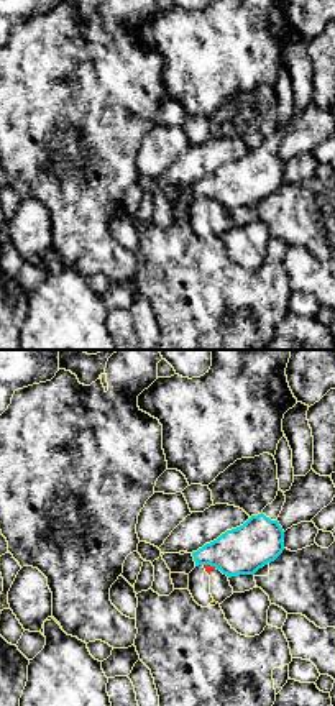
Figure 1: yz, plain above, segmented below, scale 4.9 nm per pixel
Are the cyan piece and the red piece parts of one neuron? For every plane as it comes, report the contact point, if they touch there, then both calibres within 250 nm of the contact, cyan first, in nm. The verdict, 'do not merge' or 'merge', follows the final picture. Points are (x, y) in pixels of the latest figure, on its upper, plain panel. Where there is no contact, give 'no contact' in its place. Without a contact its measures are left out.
contact (211, 197); calibres 240 and 40 nm

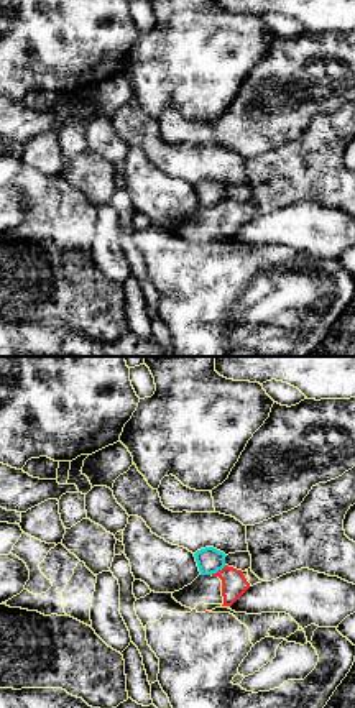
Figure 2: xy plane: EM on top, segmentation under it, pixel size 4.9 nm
contact (217, 202); calibres 130 and 130 nm

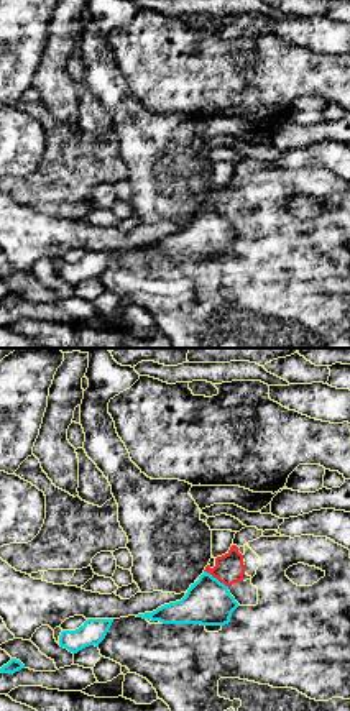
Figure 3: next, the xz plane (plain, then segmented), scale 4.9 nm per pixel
contact (216, 211); calibres 220 and 150 nm

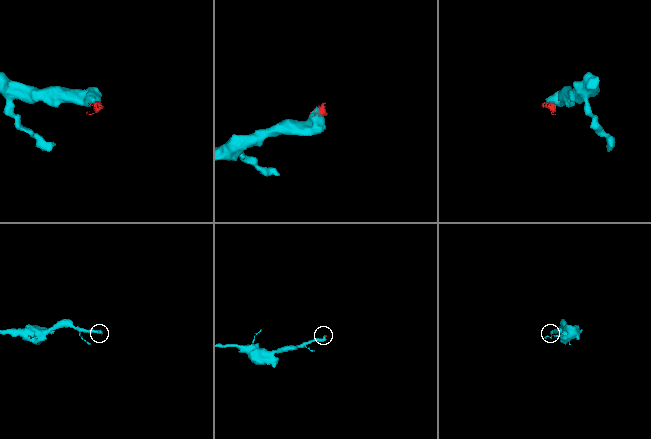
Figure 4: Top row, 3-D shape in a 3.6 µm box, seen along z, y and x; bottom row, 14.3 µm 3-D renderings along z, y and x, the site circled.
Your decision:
do not merge

